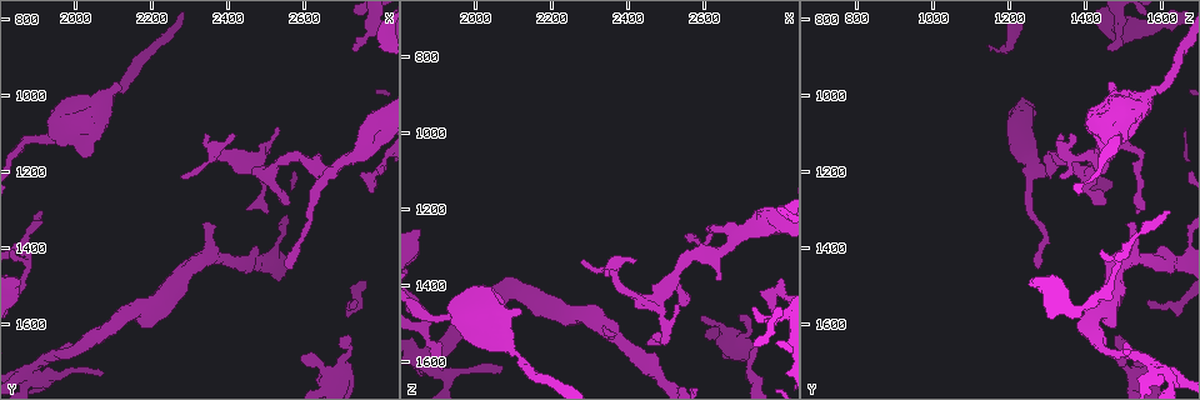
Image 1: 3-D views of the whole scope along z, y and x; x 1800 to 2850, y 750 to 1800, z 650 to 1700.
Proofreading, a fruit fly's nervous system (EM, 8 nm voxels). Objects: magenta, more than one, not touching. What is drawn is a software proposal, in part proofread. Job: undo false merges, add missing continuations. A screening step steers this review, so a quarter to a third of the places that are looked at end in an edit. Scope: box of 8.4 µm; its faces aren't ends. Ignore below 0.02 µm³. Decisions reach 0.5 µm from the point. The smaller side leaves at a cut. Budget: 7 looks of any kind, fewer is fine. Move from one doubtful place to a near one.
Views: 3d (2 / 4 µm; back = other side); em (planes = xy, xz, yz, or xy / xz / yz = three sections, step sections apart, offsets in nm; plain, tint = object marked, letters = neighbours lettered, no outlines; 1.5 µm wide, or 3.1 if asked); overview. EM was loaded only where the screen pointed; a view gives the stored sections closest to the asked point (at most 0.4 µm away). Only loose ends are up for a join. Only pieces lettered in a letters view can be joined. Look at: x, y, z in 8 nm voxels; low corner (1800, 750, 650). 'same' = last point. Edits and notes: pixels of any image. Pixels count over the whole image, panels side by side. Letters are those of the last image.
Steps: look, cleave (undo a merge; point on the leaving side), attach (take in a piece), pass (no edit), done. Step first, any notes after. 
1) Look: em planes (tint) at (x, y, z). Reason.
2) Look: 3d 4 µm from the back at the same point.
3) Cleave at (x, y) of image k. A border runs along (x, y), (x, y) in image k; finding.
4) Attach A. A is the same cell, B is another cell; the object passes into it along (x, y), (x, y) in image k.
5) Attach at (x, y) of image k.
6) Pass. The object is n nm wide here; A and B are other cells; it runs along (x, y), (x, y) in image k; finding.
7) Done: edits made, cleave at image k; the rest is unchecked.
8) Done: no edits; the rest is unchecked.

Look: 3d 4 µm at (2350, 1105, 1365). Free end.

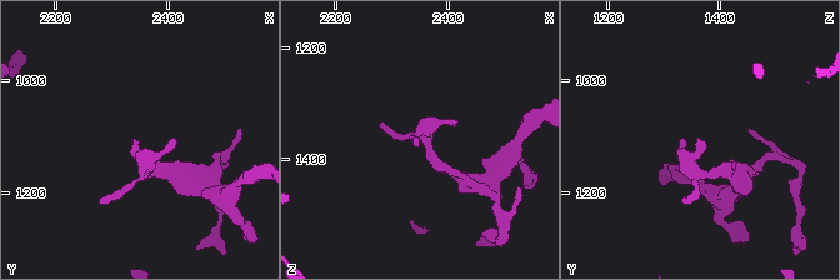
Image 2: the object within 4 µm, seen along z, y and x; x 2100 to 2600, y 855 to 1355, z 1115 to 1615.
Look: em planes (letters) at (2345, 1100, 1360). Need the tissue.

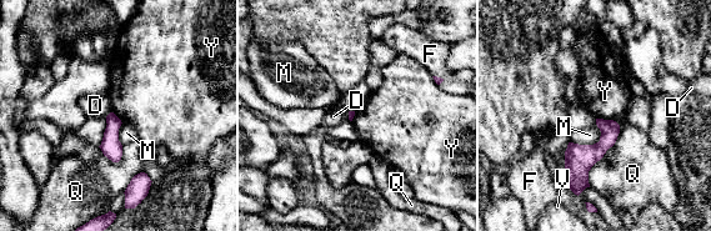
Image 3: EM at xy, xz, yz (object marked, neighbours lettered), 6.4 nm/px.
Pass. D, F, M, Q, V and Y are other cells; a border runs along (596, 117), (615, 121) in image 3; none of them fits.

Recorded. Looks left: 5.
Look: em planes (letters) at (2460, 1300, 1565). An open end.

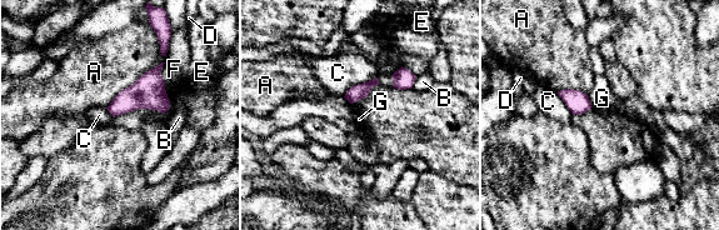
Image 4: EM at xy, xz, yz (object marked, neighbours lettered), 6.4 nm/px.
Attach C. The longest contact is with A, 480 nm; C is the same cell, A, B, D, E, F and G are other cells; it goes on there.

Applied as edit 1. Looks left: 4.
Look: overview.

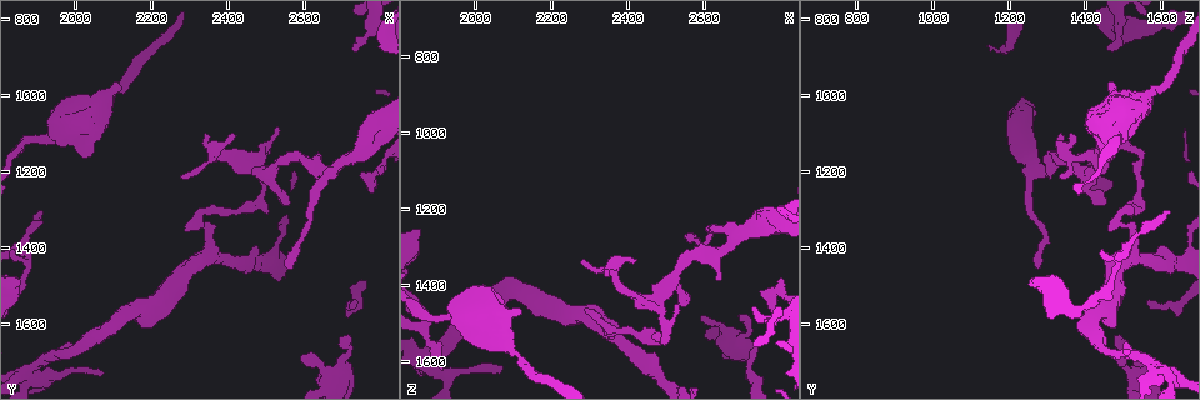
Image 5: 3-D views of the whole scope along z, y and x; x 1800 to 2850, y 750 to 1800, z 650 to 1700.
Look: em planes (letters) at (2690, 1640, 1475). An open end.

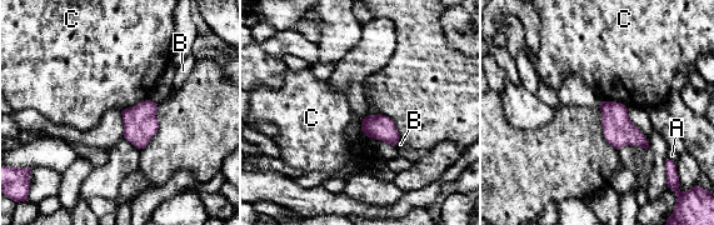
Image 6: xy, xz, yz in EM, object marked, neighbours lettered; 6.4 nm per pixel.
Pass. A, B and C are other cells; a border runs along (149, 99), (141, 100), (121, 111) in image 6; none of them fits.

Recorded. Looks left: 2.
Done: edits made, attach at image 4; the rest is unchecked.

